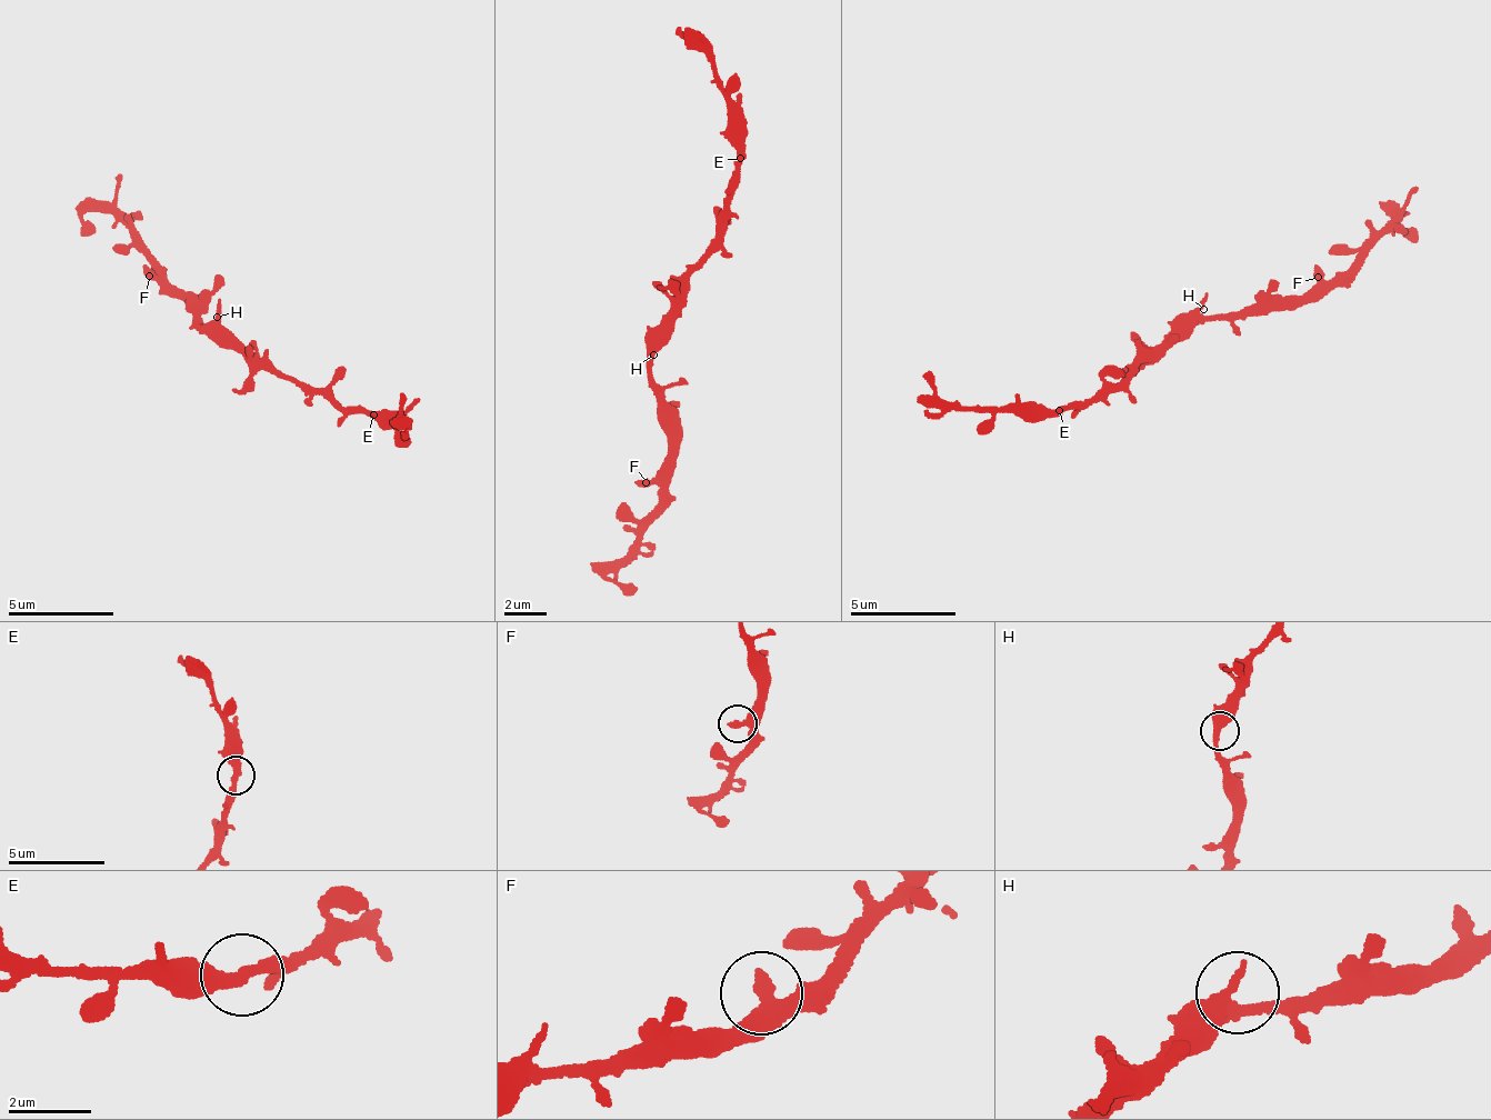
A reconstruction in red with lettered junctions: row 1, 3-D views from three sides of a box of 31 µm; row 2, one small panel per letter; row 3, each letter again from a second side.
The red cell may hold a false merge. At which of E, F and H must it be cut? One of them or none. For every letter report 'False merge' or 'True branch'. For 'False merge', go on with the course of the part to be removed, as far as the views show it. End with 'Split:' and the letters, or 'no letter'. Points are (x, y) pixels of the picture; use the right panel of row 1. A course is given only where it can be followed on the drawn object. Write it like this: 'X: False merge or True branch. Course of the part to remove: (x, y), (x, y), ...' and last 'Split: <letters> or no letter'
E: True branch
F: True branch
H: True branch
Split: no letter

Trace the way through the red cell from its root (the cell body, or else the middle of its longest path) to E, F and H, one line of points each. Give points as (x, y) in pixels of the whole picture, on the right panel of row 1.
E: (1169, 332), (1164, 333), (1161, 347), (1139, 349), (1134, 368), (1116, 389), (1093, 391), (1086, 404), (1058, 409)
F: (1169, 332), (1191, 330), (1192, 323), (1220, 321), (1250, 306), (1279, 304), (1286, 299), (1312, 297), (1318, 277)
H: (1169, 332), (1203, 309)

